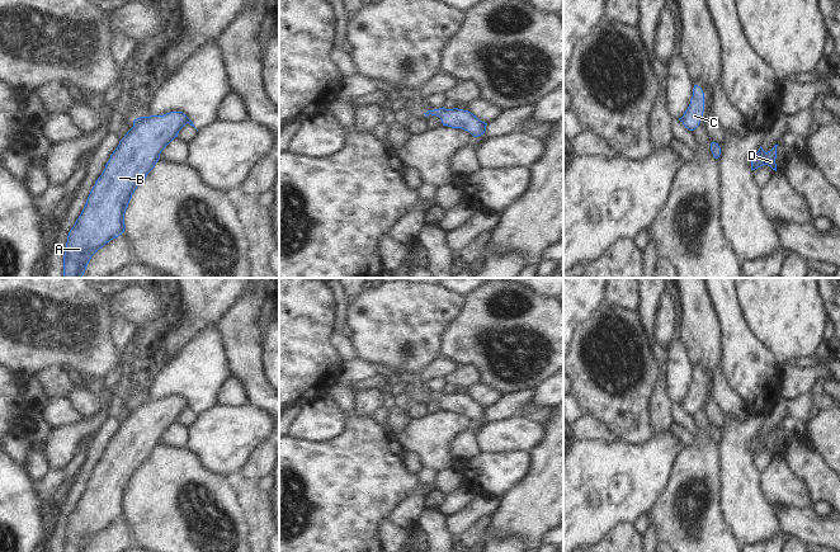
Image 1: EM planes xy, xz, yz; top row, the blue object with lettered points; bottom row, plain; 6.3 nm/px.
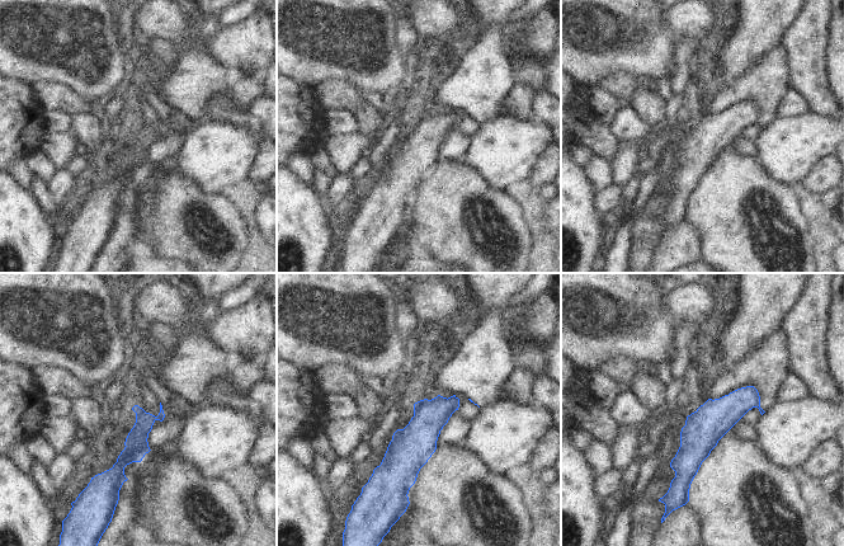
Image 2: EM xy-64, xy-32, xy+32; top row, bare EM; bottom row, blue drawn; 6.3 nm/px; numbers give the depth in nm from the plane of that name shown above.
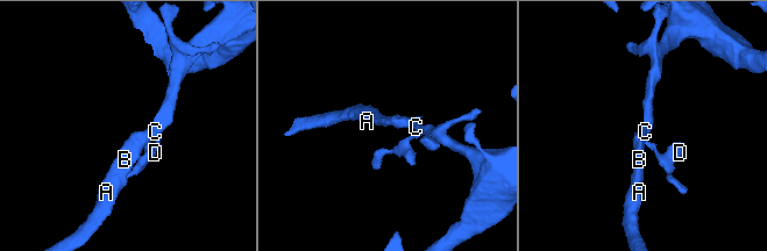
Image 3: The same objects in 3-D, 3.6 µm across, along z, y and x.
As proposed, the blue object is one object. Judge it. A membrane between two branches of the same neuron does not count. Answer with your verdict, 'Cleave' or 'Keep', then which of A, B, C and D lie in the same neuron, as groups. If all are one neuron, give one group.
Cleave. Groups: A B C / D.

